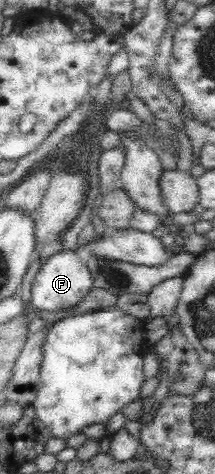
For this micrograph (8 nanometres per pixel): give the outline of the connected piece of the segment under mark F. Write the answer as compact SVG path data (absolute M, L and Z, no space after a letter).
M63 250L48 256L42 262L41 267L36 273L29 286L31 294L31 304L37 308L38 312L47 311L57 313L74 308L81 301L87 292L93 288L92 276L87 267L83 264L82 254L75 250Z

